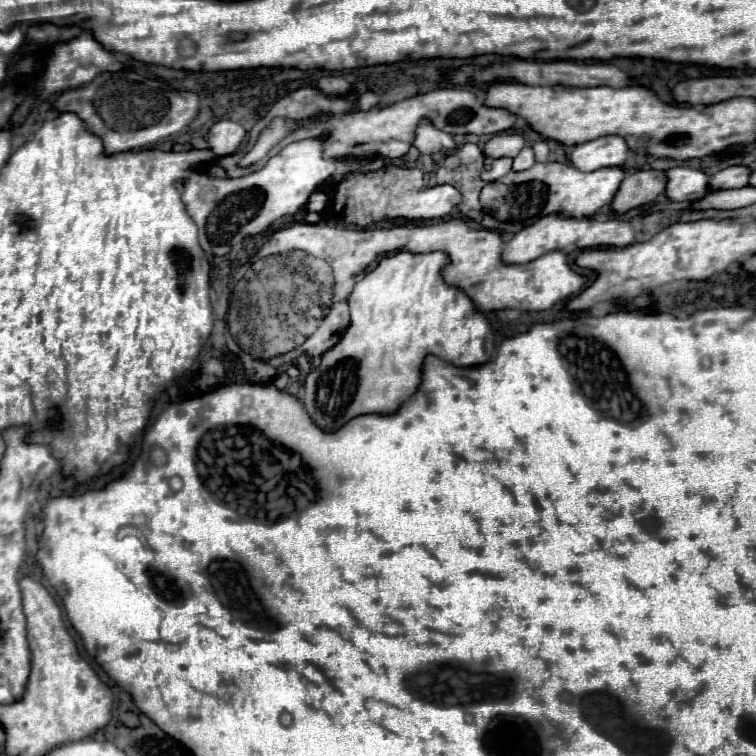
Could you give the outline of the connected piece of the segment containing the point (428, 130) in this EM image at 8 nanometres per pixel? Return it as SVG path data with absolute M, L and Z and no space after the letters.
M421 119L415 129L415 143L421 153L435 153L443 149L453 149L455 141L449 133L437 129L429 119Z

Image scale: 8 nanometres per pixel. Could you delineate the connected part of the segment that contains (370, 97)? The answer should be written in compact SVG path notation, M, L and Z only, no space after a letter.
M365 91L365 93L361 93L361 95L359 95L357 107L359 107L359 109L369 111L369 109L371 109L371 107L375 107L377 103L379 103L379 93L375 93L375 91Z

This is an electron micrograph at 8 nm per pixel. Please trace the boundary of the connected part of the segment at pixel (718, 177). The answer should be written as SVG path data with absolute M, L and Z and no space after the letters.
M733 165L733 167L727 167L719 173L715 173L709 181L709 187L711 191L719 191L719 189L739 189L739 187L745 187L749 183L749 177L751 177L751 169L749 167L743 167L743 165Z

